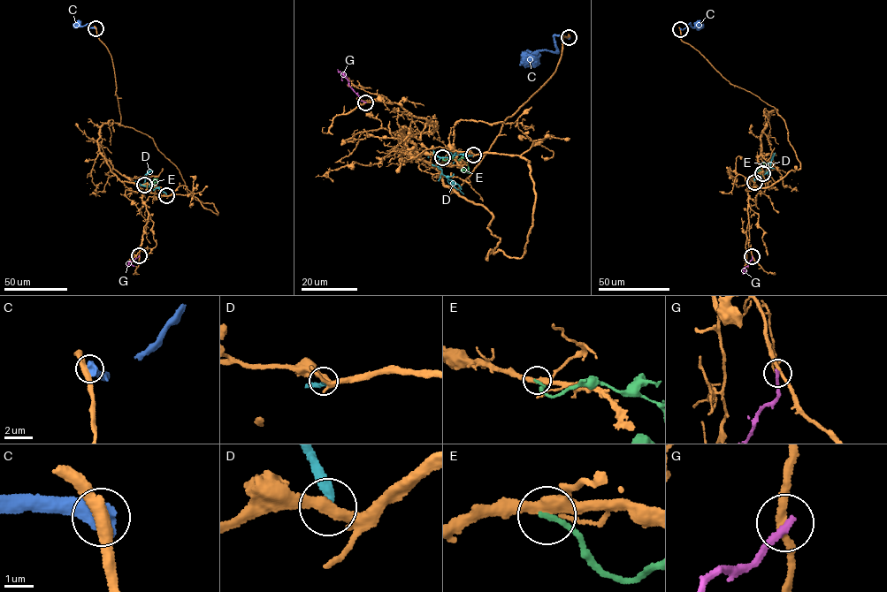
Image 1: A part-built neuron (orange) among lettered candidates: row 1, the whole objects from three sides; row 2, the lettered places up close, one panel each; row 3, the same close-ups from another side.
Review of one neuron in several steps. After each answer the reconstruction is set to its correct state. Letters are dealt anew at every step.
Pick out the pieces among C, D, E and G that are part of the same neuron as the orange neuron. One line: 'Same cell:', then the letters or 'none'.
Same cell: none

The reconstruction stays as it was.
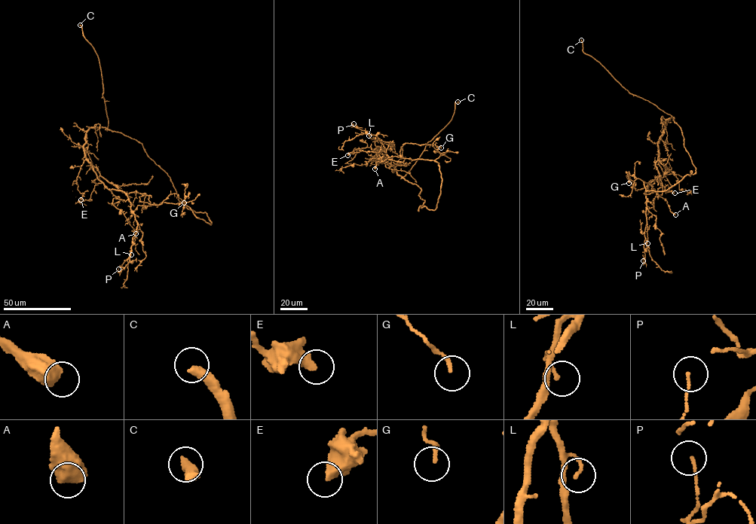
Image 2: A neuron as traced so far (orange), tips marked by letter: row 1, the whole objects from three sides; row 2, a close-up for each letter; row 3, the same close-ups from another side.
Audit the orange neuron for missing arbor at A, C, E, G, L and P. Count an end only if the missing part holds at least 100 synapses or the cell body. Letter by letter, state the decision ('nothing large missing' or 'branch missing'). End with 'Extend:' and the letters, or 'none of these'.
A: nothing large missing
C: branch missing
E: nothing large missing
G: nothing large missing
L: nothing large missing
P: nothing large missing
Extend: C

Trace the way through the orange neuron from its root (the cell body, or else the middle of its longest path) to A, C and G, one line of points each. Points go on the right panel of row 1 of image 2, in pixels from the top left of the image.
A: (675, 123), (696, 172), (691, 171), (690, 176), (660, 191), (646, 191), (644, 182), (652, 186), (675, 214)
C: (675, 123), (674, 117), (655, 105), (632, 94), (598, 62), (586, 54), (581, 40)
G: (675, 123), (672, 117), (667, 119), (657, 143), (663, 176), (637, 190), (628, 175), (628, 183)

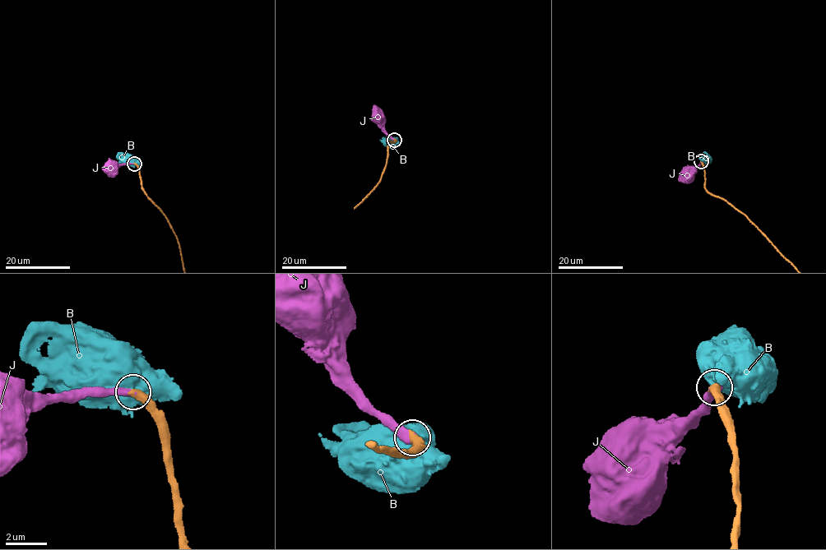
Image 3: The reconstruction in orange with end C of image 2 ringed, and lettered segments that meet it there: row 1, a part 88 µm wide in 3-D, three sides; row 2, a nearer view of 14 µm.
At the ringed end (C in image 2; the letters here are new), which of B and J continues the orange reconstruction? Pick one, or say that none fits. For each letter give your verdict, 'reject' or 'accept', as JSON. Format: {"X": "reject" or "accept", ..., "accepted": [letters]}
{"B": "reject", "J": "accept", "accepted": ["J"]}

